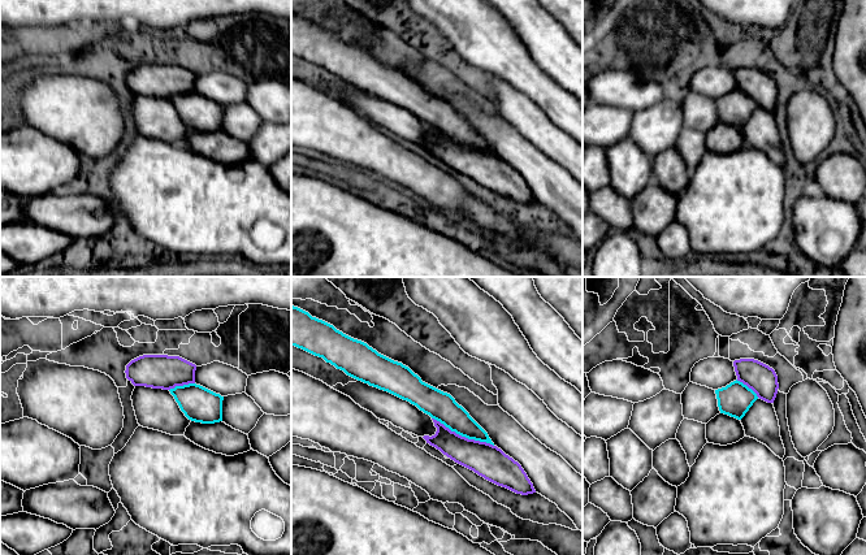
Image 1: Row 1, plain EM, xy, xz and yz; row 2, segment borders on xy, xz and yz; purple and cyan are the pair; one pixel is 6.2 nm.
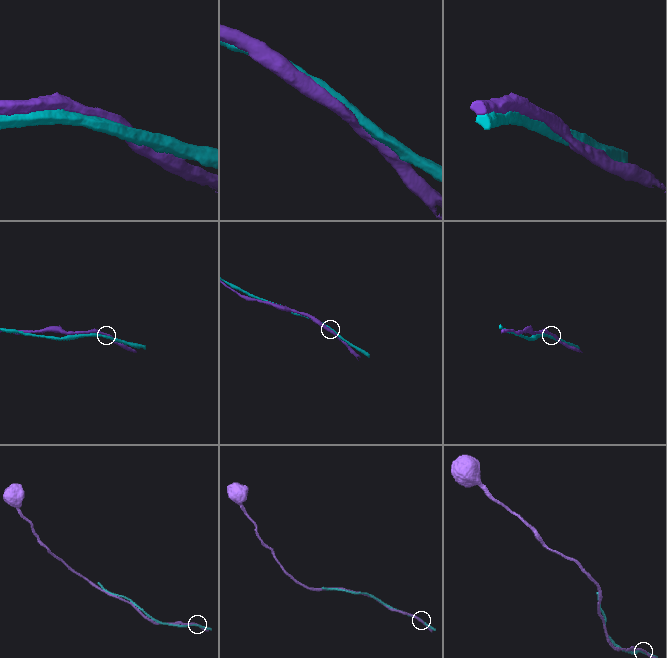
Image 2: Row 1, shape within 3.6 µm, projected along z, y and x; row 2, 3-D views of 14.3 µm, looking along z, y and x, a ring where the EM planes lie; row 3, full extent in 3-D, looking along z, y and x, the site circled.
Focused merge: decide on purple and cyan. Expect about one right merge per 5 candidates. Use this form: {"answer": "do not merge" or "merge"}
{"answer": "do not merge"}

